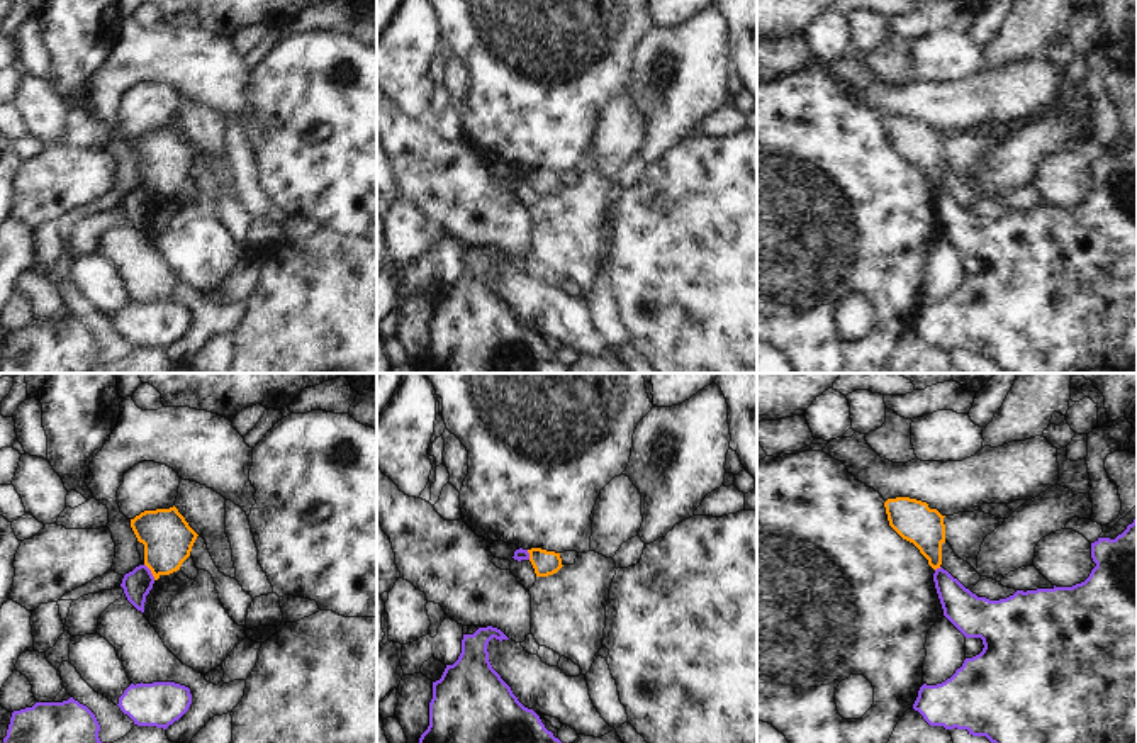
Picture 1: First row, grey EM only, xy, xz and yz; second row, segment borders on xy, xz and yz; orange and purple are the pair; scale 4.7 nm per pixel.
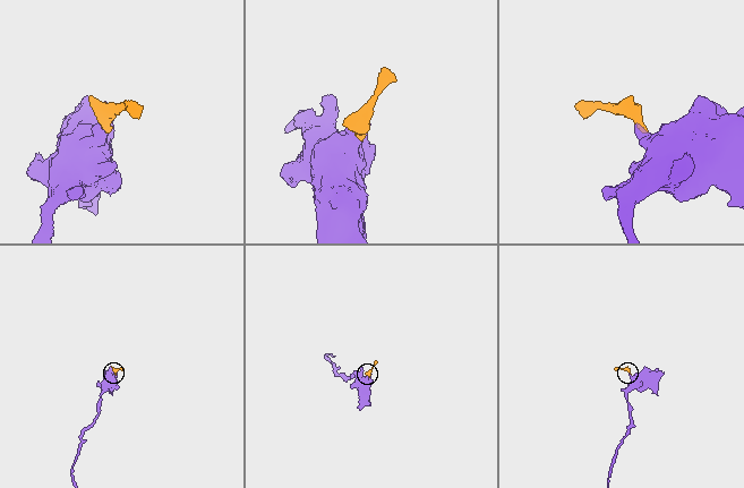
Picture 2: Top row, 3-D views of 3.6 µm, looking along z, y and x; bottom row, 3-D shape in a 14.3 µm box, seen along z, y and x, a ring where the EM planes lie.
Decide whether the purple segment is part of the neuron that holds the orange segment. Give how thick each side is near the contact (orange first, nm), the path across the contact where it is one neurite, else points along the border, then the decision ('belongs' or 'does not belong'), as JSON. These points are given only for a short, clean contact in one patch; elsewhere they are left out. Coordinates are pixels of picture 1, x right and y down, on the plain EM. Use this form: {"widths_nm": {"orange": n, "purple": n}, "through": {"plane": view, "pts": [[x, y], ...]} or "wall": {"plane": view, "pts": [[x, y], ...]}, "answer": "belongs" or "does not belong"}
{"widths_nm": {"orange": 240, "purple": 140}, "wall": {"plane": "xy", "pts": [[145, 184], [155, 199]]}, "answer": "does not belong"}

